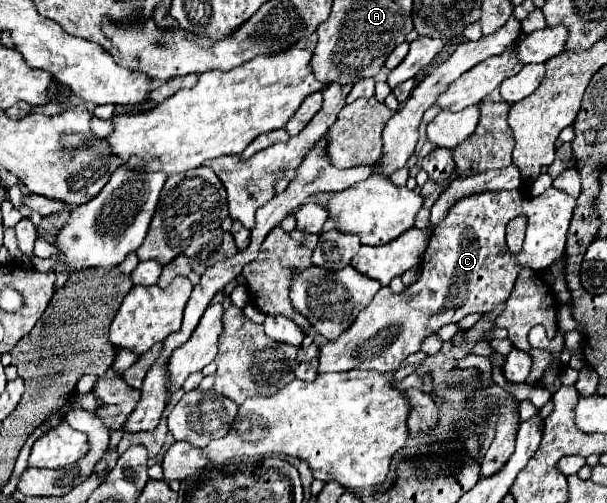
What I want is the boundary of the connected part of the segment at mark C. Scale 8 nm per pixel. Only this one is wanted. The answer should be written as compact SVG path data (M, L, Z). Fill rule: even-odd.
M548 188L538 198L522 196L518 190L506 190L506 192L480 192L458 200L454 206L450 206L444 220L432 230L432 236L420 266L420 278L412 286L404 288L400 294L394 294L388 286L382 288L374 296L370 306L358 314L356 322L338 340L326 342L320 346L318 372L346 372L352 368L394 372L406 356L420 352L424 338L438 332L442 326L460 322L464 316L474 312L490 312L494 306L506 302L522 266L534 272L542 272L552 262L562 258L574 202L576 200L572 196L568 196L558 188ZM516 216L526 218L527 228L521 253L512 256L506 246L506 224Z

